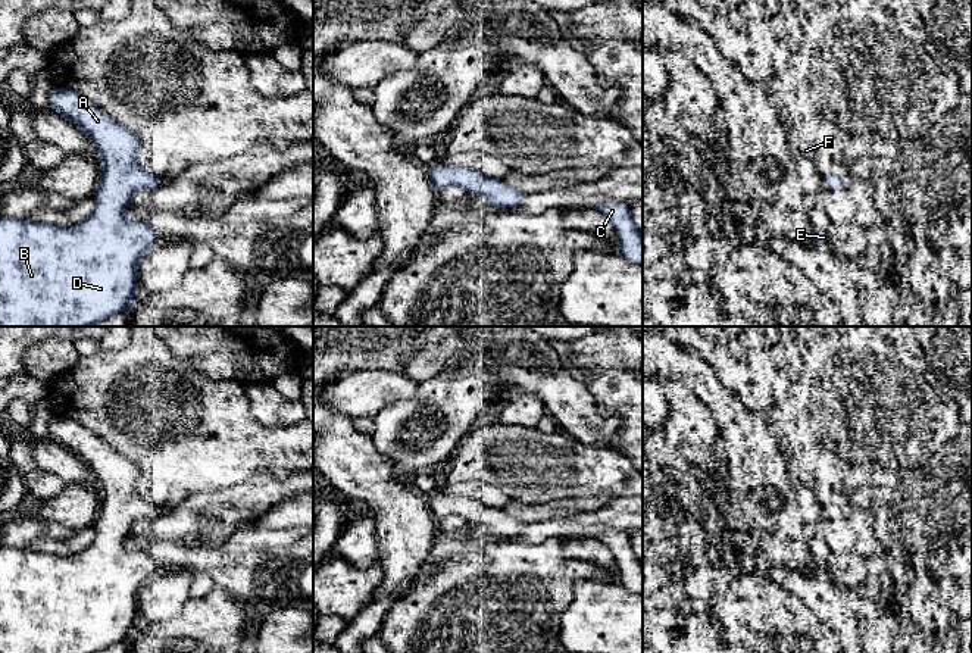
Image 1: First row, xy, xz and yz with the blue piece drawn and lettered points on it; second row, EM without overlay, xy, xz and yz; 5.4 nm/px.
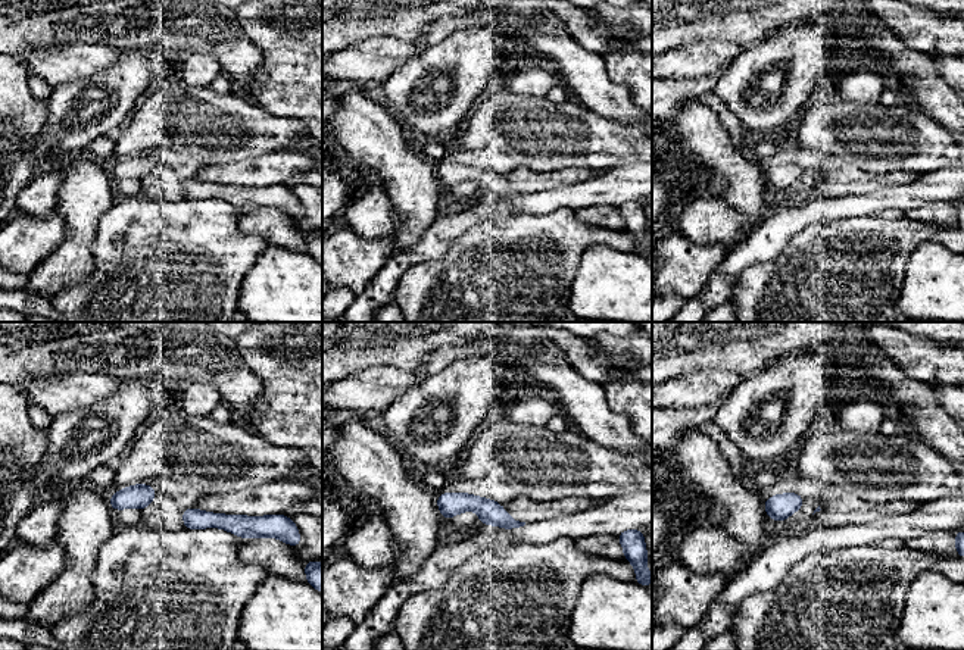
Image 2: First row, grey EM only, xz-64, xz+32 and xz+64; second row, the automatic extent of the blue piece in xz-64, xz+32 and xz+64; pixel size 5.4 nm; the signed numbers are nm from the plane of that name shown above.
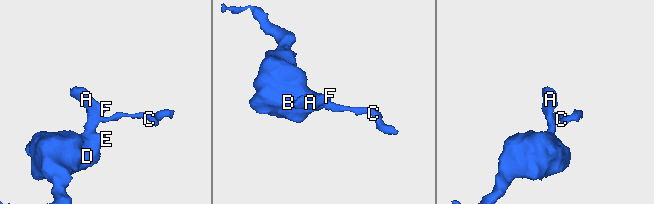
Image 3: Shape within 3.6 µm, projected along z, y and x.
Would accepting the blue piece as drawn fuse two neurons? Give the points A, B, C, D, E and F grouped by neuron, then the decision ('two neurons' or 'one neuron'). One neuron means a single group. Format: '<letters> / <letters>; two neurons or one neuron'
A B C D E F; one neuron

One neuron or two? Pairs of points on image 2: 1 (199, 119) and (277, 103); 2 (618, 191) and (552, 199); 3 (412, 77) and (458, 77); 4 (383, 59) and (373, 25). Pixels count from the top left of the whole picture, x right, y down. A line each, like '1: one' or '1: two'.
1: two
2: one
3: one
4: two

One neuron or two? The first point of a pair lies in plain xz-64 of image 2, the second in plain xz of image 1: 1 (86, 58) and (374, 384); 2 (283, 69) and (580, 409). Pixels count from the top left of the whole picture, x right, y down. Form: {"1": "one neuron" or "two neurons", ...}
{"1": "one neuron", "2": "two neurons"}

